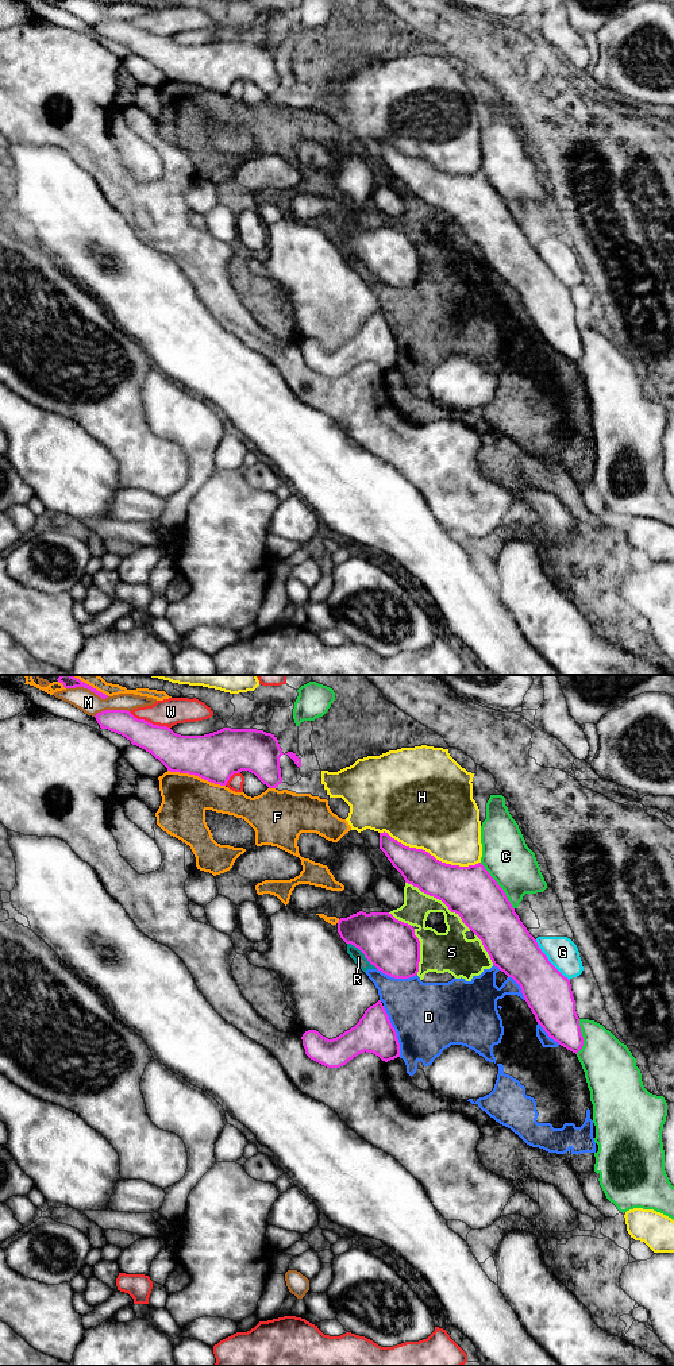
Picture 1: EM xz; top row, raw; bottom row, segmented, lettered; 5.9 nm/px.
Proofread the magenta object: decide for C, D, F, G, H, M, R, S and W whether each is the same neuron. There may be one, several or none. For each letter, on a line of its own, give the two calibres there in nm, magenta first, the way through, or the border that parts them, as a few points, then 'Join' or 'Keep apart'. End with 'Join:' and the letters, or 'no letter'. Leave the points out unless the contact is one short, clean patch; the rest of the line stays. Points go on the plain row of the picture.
C: Thickness 300 nm (magenta) against 280 nm. Keep apart
D: Thickness 220 nm (magenta) against 420 nm. Keep apart
F: Thickness 280 nm (magenta) against 280 nm. Keep apart
G: Thickness 280 nm (magenta) against 180 nm. Keep apart
H: Thickness 240 nm (magenta) against 460 nm. Keep apart
M: Thickness 160 nm (magenta) against 130 nm. Keep apart
R: Thickness 320 nm (magenta) against 70 nm. Boundary: xz (347, 251), (353, 253), (377, 277). Keep apart
S: Thickness 300 nm (magenta) against 160 nm. Keep apart
W: Thickness 220 nm (magenta) against 160 nm. Keep apart
Join: no letter

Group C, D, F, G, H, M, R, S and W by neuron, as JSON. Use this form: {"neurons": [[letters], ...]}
{"neurons": [["C"], ["D", "F", "R", "S"], ["G"], ["H"], ["M"], ["W"]]}

